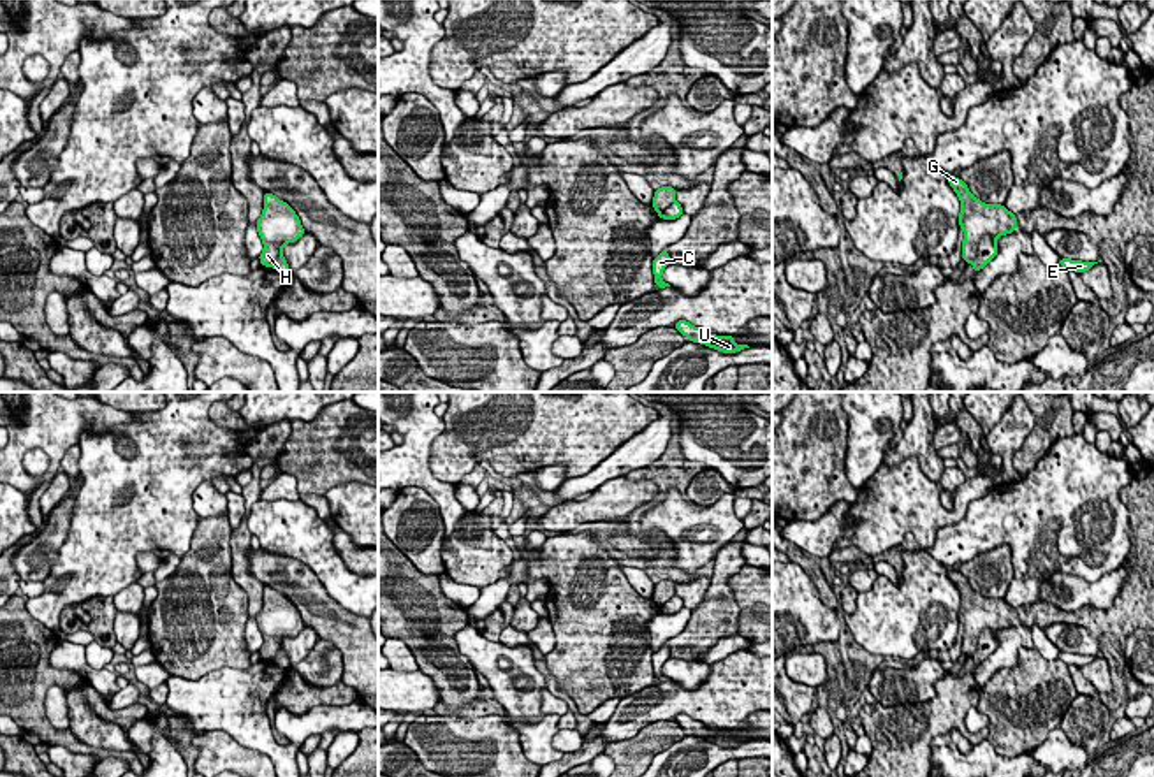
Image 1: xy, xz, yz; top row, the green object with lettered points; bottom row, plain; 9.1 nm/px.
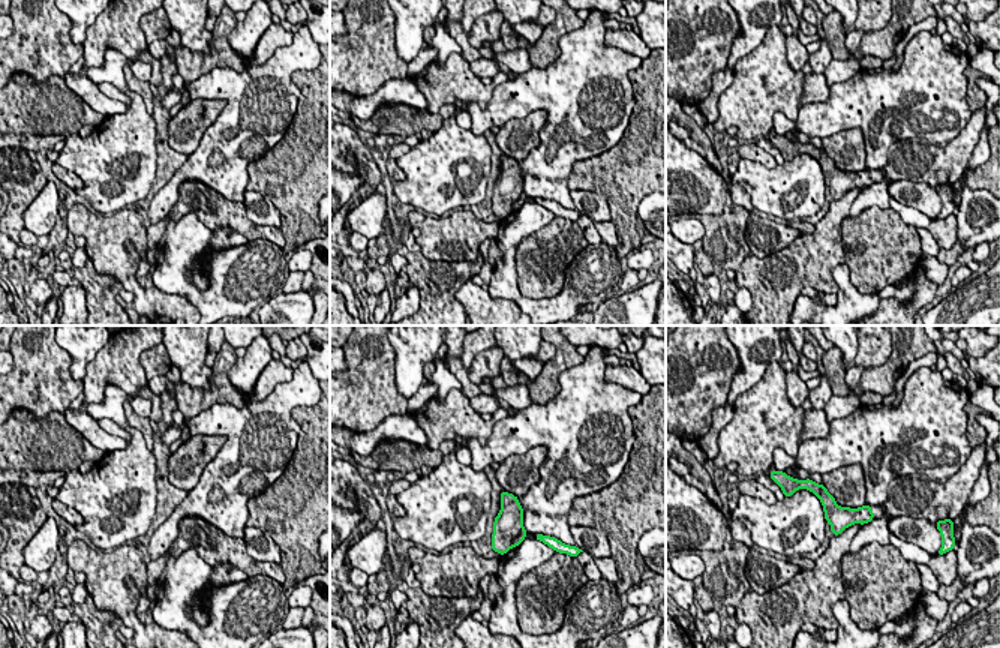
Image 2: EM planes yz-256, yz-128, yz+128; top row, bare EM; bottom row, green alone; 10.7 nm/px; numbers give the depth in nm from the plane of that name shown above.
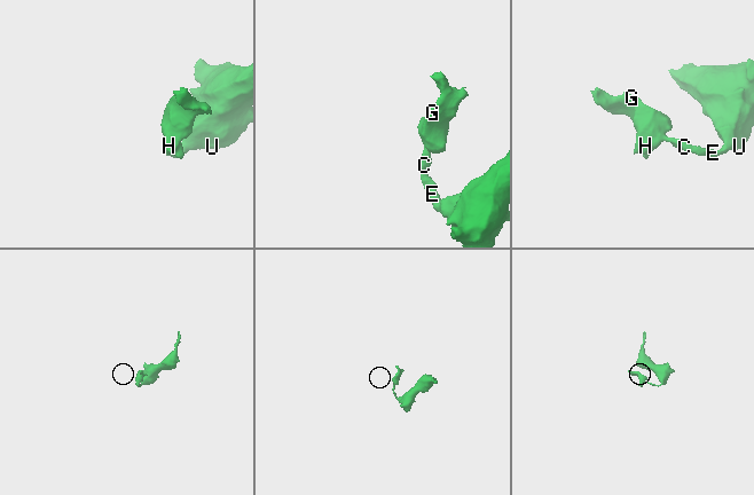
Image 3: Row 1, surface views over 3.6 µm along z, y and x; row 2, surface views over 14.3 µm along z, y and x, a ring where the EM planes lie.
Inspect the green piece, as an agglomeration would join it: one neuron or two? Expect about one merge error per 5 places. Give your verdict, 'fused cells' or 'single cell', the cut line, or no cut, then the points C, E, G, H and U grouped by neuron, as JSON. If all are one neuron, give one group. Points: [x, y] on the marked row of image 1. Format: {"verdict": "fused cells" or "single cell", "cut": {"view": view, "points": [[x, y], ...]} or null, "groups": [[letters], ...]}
{"verdict": "fused cells", "cut": {"view": "yz", "points": [[996, 236], [986, 234], [980, 239], [978, 254], [971, 262]]}, "groups": [["C", "E", "U"], ["G", "H"]]}

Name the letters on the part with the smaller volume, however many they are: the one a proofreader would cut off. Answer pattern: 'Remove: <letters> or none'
Remove: G, H

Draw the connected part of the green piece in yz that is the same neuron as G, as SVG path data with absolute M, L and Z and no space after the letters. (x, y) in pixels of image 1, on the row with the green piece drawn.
M948 174L948 185L960 199L959 227L964 230L962 260L973 264L978 255L980 239L985 234L999 237L1015 232L1017 218L1001 204L983 204L953 174Z

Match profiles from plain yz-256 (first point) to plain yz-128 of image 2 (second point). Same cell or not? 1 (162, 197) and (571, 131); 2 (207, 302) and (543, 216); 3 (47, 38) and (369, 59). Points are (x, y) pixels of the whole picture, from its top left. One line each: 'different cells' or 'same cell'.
1: same cell
2: same cell
3: same cell

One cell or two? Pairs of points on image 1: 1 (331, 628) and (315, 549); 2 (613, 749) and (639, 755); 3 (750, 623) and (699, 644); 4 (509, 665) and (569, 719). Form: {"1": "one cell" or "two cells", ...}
{"1": "two cells", "2": "one cell", "3": "two cells", "4": "two cells"}

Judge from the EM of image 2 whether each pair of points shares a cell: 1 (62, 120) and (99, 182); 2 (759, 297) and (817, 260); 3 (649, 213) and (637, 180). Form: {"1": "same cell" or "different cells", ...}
{"1": "different cells", "2": "same cell", "3": "different cells"}

